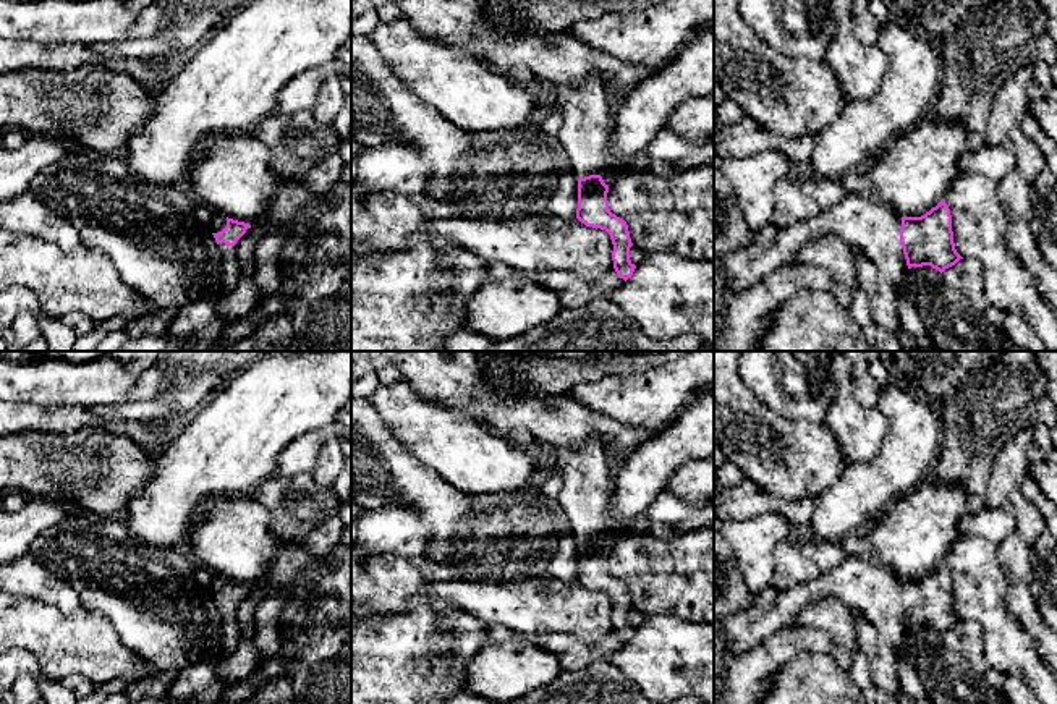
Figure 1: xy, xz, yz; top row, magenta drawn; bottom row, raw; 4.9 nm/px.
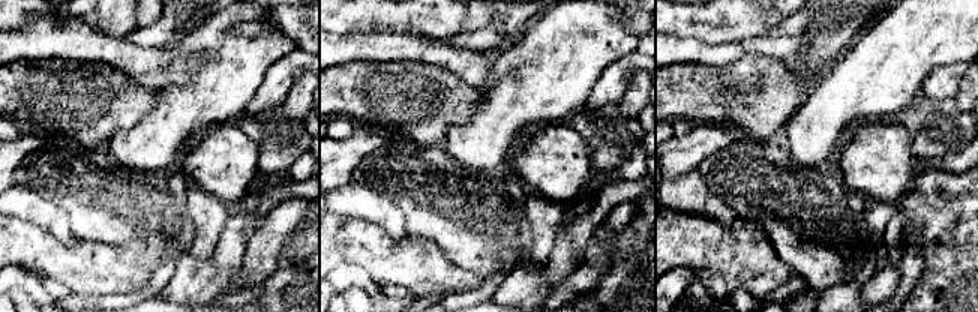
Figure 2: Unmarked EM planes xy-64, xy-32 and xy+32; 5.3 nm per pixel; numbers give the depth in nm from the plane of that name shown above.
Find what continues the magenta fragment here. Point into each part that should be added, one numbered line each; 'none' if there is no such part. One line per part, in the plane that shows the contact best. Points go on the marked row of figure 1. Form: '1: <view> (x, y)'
1: yz (861, 220)

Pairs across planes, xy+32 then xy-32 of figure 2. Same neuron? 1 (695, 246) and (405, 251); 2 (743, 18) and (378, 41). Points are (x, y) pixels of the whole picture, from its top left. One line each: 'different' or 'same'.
1: same
2: different

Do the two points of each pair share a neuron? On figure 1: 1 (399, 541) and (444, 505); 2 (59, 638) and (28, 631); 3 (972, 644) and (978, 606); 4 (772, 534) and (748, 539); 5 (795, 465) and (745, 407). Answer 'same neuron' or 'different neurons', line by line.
1: different neurons
2: same neuron
3: different neurons
4: same neuron
5: same neuron

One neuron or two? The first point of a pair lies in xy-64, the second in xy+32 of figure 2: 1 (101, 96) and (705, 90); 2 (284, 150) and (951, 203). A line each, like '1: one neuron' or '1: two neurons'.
1: one neuron
2: two neurons

